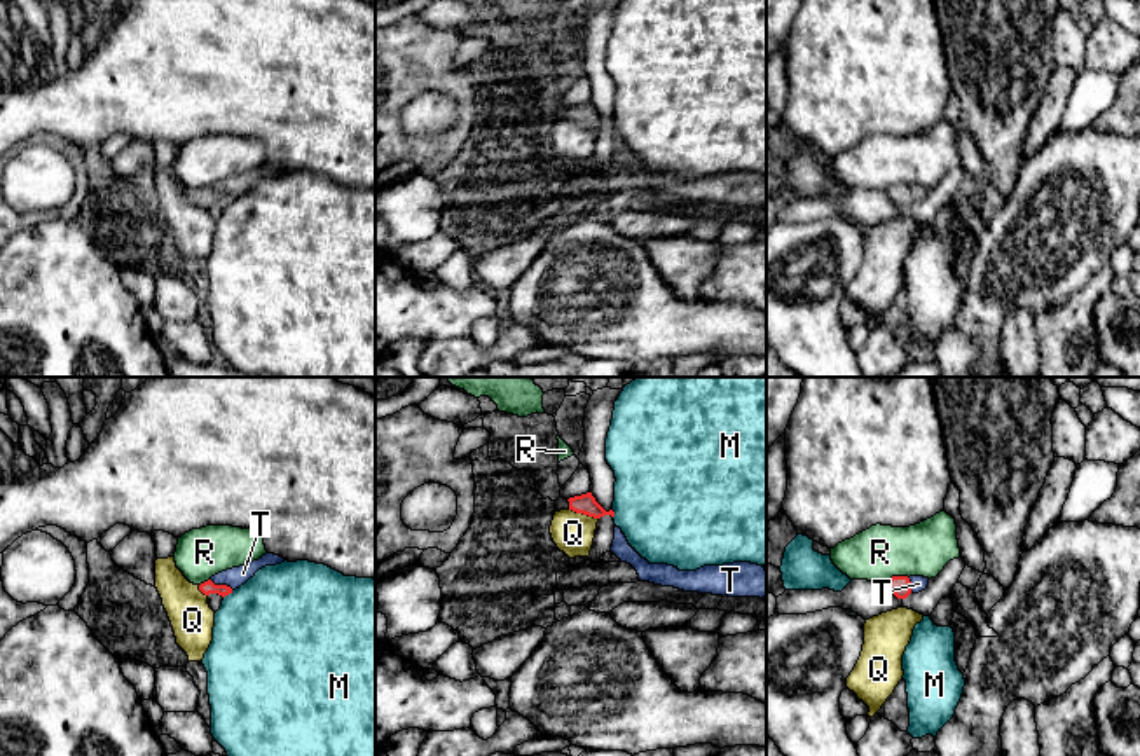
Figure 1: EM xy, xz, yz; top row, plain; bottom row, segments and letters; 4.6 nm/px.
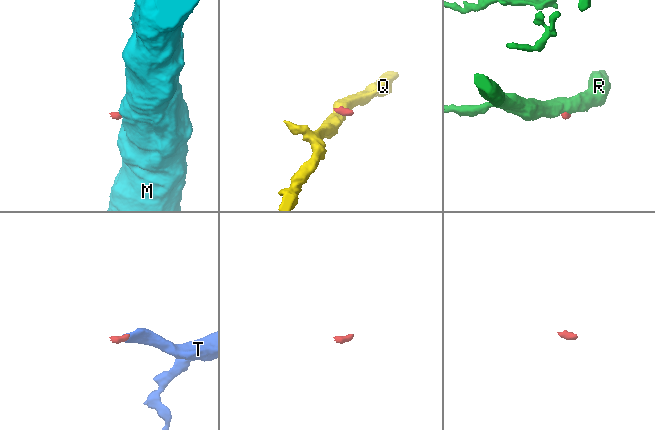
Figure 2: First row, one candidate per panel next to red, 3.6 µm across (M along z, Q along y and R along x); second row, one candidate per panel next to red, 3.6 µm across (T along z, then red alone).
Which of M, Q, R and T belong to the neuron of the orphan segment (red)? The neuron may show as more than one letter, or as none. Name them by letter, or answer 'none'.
T

